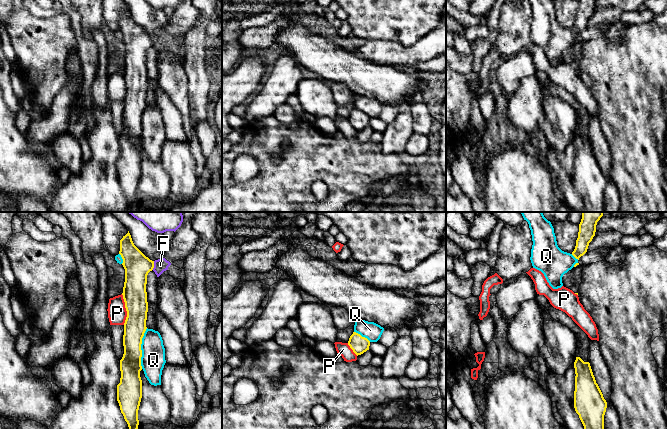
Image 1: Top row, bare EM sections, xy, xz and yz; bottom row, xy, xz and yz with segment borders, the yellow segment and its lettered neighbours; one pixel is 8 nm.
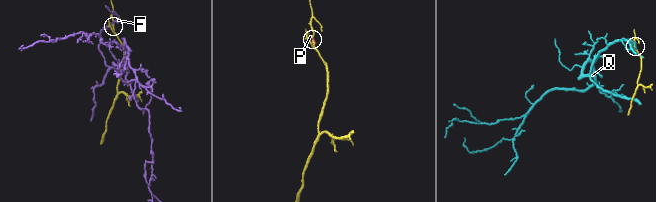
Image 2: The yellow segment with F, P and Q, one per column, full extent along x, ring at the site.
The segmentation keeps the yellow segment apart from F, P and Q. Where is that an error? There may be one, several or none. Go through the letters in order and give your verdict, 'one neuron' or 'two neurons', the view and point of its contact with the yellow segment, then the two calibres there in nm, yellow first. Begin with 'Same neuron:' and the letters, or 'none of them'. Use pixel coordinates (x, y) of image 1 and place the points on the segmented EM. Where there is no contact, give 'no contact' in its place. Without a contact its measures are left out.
Same neuron: none of them
F: two neurons; meets yellow in xy at (153, 265); 200 nm thick on the yellow side, 110 nm on the other
P: two neurons; meets yellow in xy at (126, 309); 190 nm thick on the yellow side, 150 nm on the other
Q: two neurons; meets yellow in xy at (140, 348); 180 nm thick on the yellow side, 190 nm on the other

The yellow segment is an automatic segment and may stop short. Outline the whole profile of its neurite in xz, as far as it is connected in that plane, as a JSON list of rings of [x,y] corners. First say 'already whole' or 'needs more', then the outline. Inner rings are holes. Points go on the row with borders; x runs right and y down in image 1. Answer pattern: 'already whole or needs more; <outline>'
already whole; [[[353,332],[349,338],[348,345],[358,356],[369,350],[370,341],[367,338],[362,337],[360,334]]]

